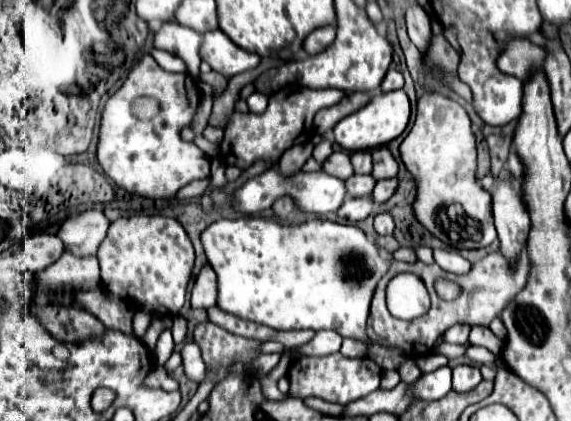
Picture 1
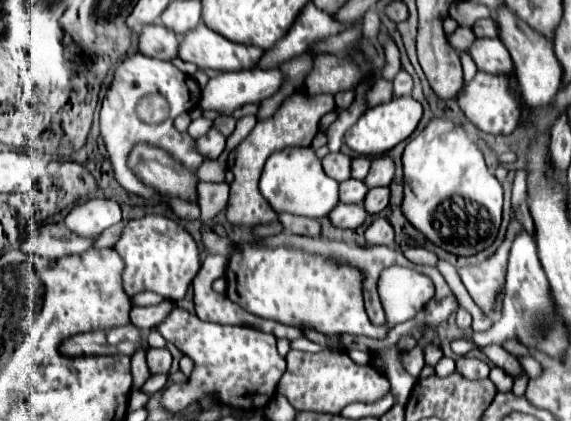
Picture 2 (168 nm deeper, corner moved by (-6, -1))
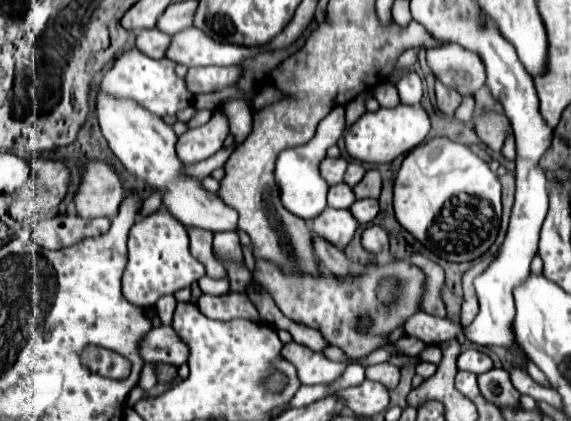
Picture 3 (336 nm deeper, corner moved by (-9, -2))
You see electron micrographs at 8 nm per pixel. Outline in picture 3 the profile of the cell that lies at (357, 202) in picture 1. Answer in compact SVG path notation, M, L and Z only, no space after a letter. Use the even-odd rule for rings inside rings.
M327 207L327 211L323 211L323 215L313 221L315 231L319 231L319 235L327 235L327 239L331 239L331 243L335 243L337 247L345 247L353 239L357 225L359 223L349 209L331 207Z

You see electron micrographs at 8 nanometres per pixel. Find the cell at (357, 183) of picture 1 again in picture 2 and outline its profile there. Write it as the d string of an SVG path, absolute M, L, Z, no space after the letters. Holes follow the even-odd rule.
M344 180L340 182L340 202L348 202L348 204L362 204L364 194L368 192L368 188L364 186L362 180Z

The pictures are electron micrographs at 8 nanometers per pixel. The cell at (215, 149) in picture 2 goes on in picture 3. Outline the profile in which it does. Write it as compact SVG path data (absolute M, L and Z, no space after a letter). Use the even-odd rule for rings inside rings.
M217 109L209 119L209 123L197 129L189 129L179 137L177 155L187 165L209 159L223 147L223 141L227 135L229 135L227 113L223 109Z

